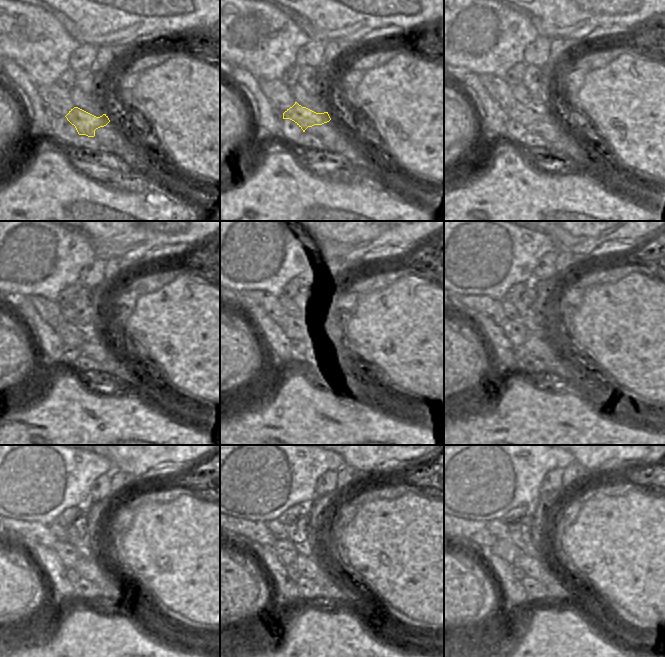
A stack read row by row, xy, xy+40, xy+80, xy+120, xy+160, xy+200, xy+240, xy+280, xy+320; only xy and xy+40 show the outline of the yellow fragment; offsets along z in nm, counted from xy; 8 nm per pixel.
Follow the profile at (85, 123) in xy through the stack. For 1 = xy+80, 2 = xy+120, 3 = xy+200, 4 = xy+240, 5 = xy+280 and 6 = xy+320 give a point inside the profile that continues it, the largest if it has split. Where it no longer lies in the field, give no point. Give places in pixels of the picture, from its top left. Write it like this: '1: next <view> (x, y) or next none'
1: next xy+80 (517, 112)
2: next xy+120 (71, 335)
3: next xy+200 (516, 332)
4: next xy+240 (68, 555)
5: next xy+280 (285, 550)
6: next xy+320 (504, 548)

